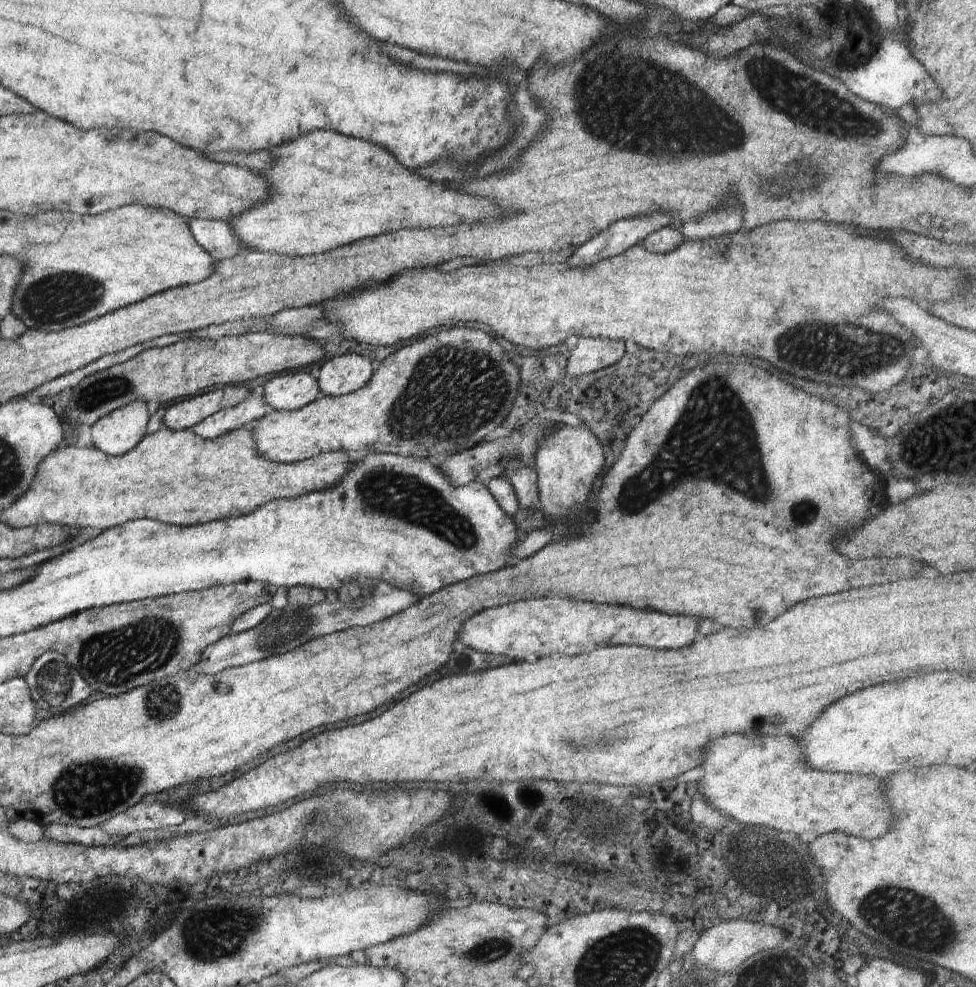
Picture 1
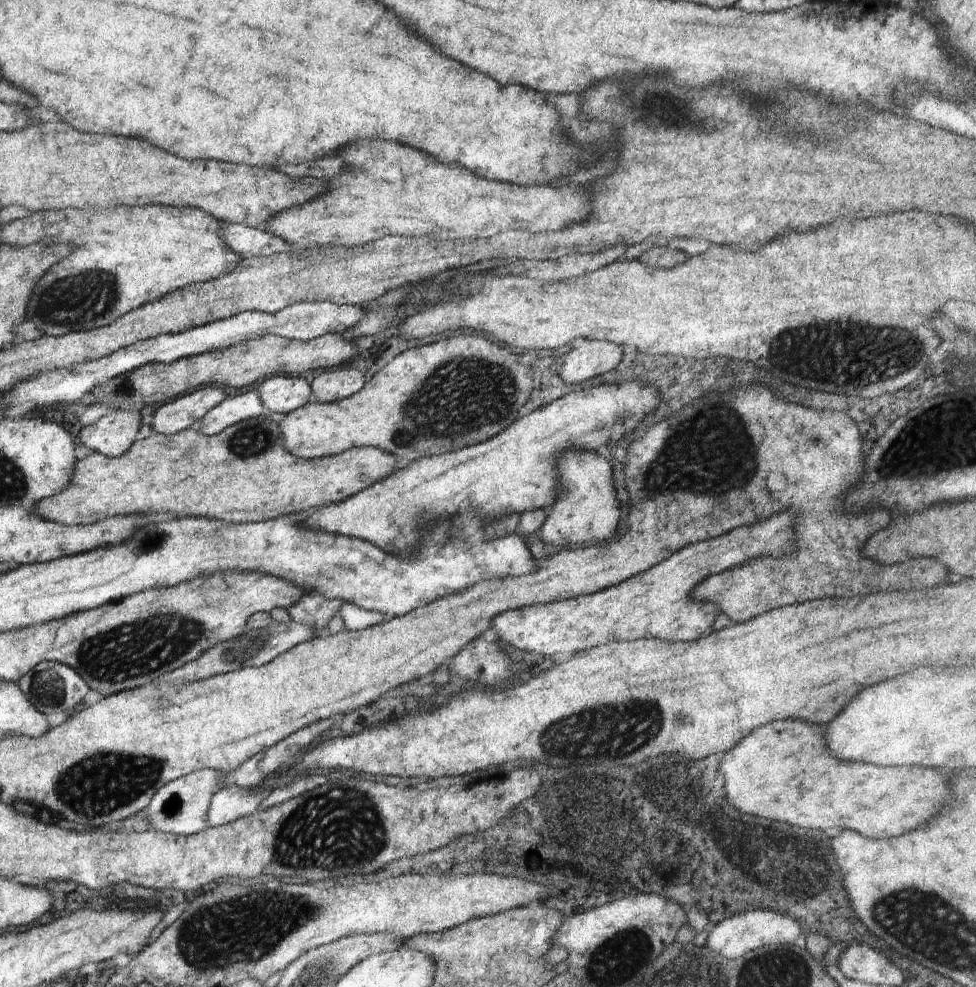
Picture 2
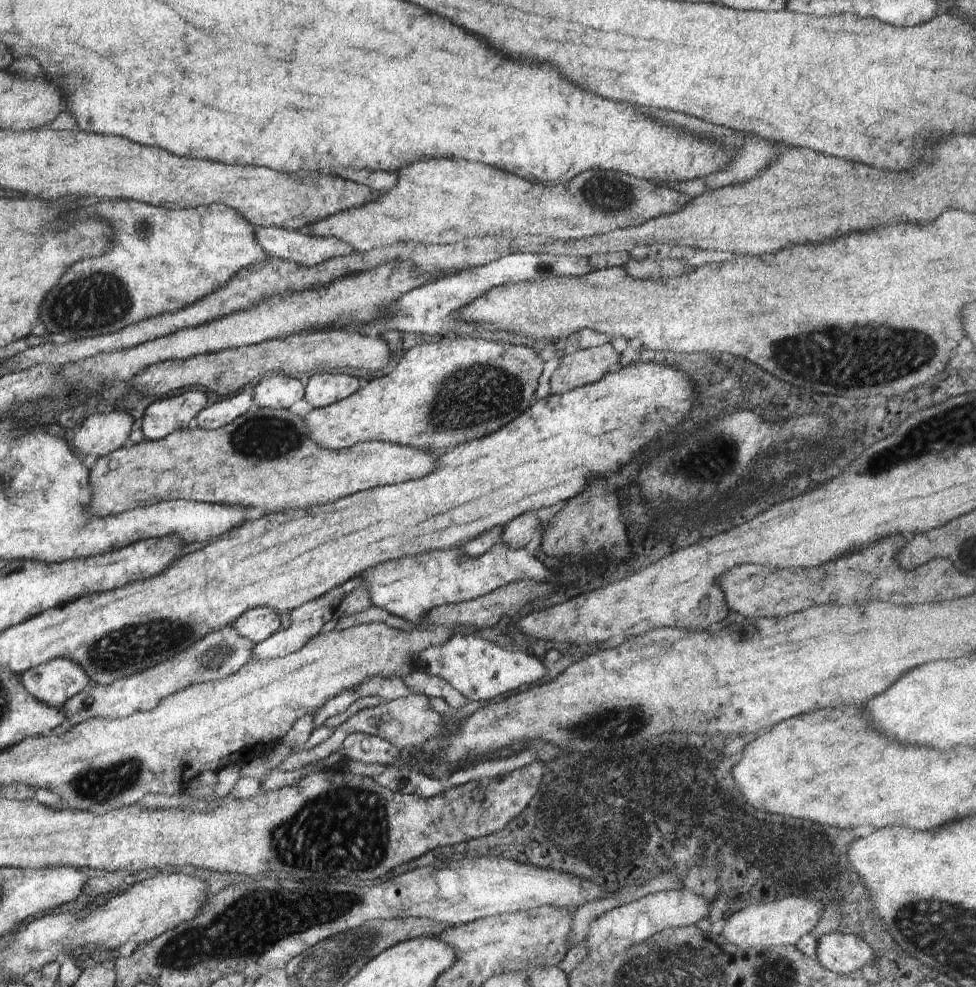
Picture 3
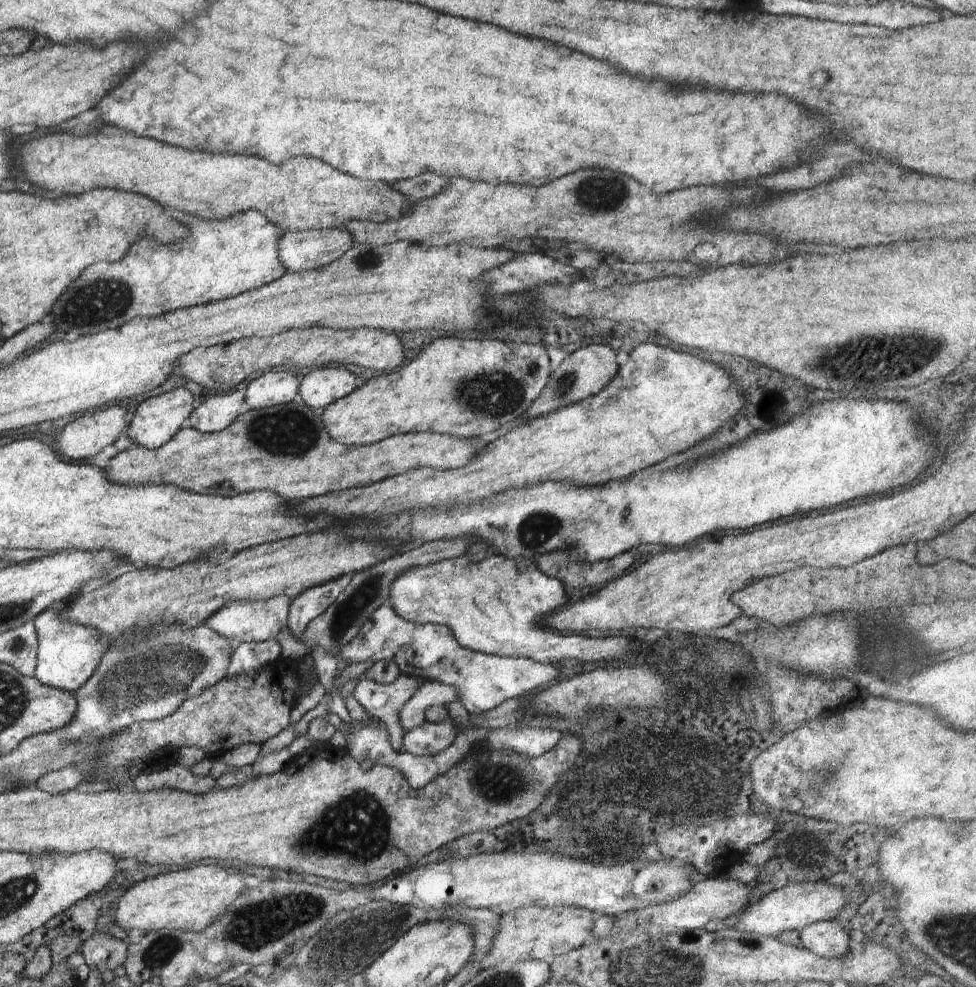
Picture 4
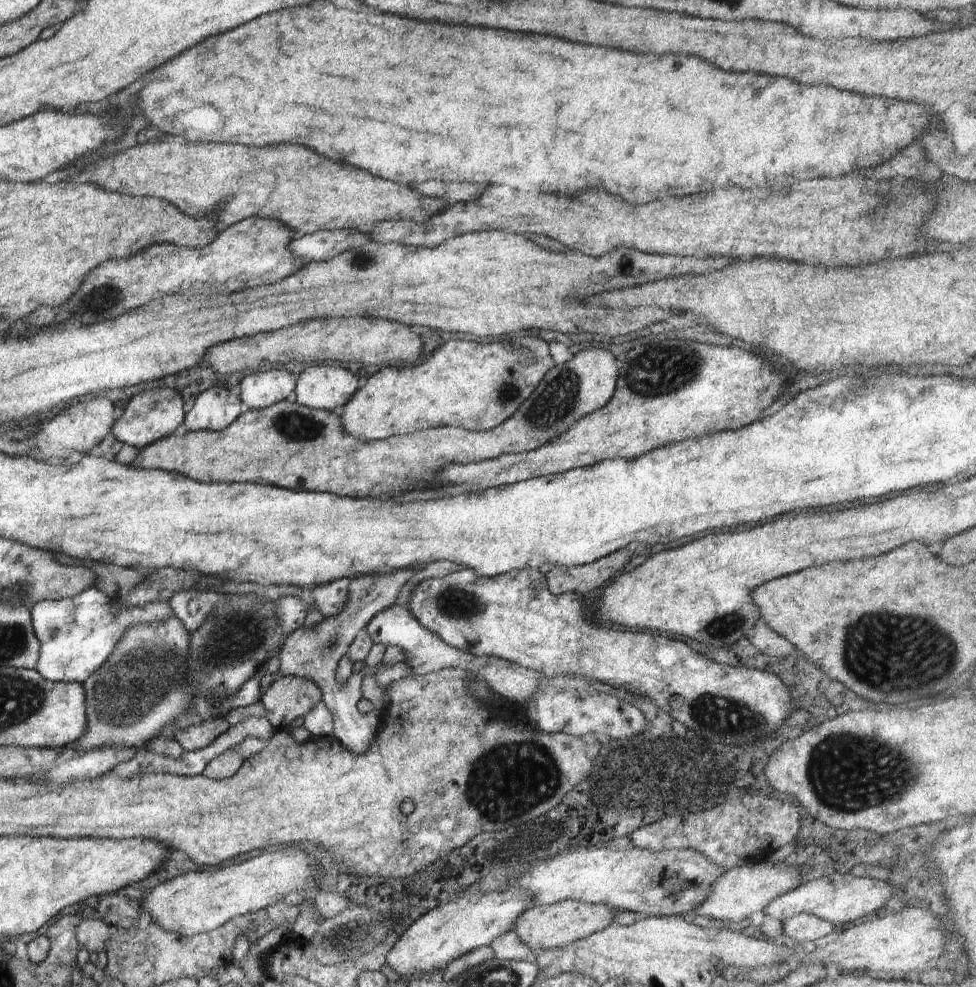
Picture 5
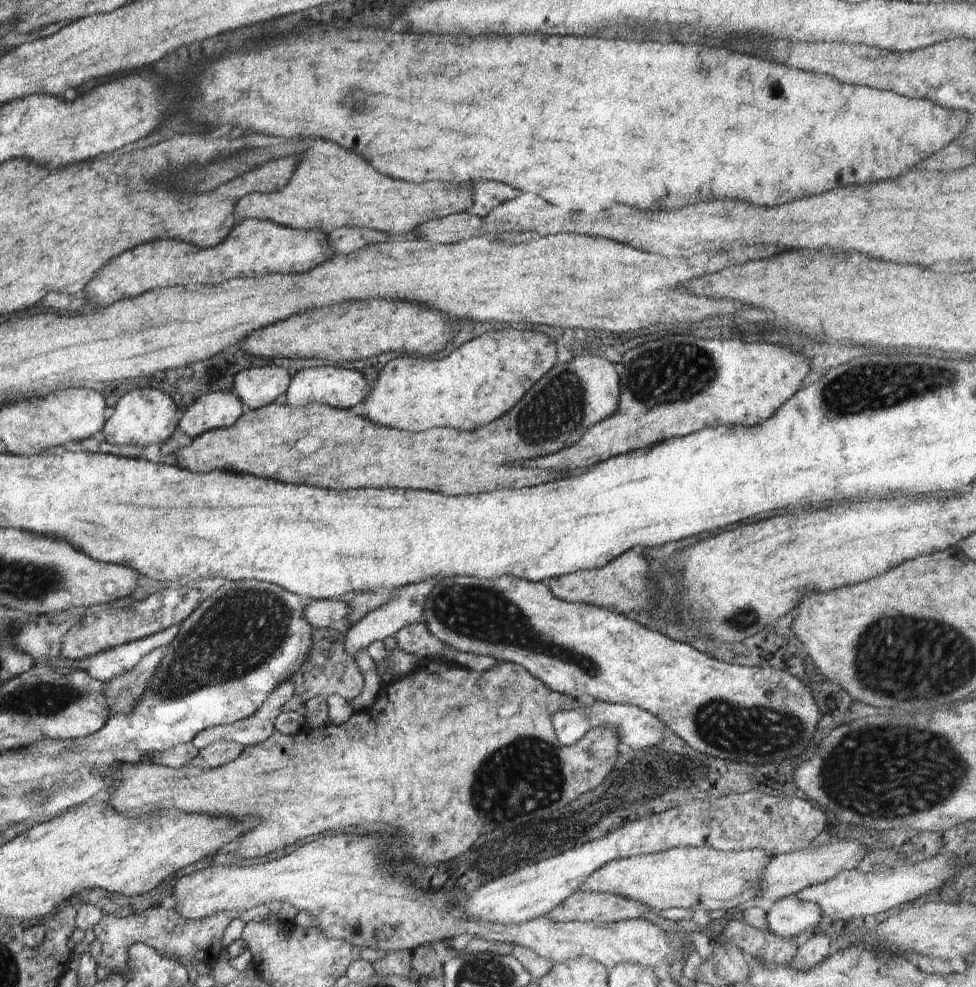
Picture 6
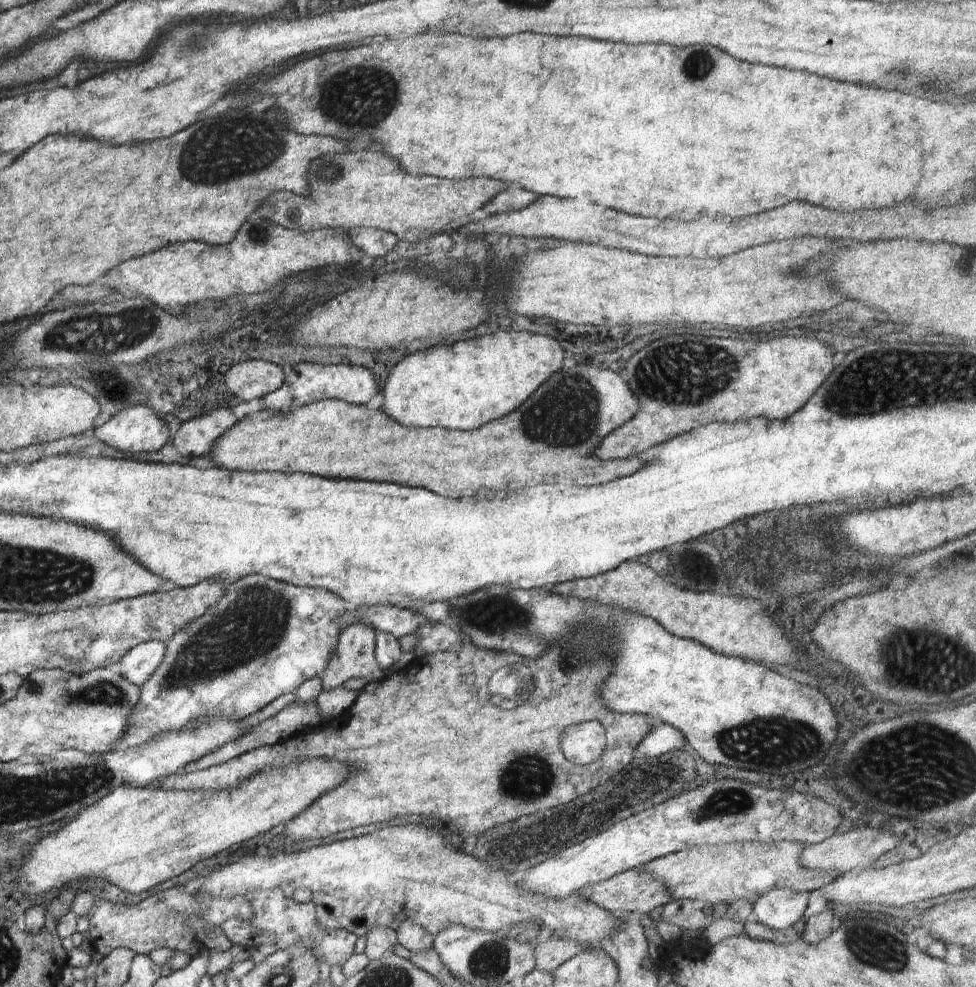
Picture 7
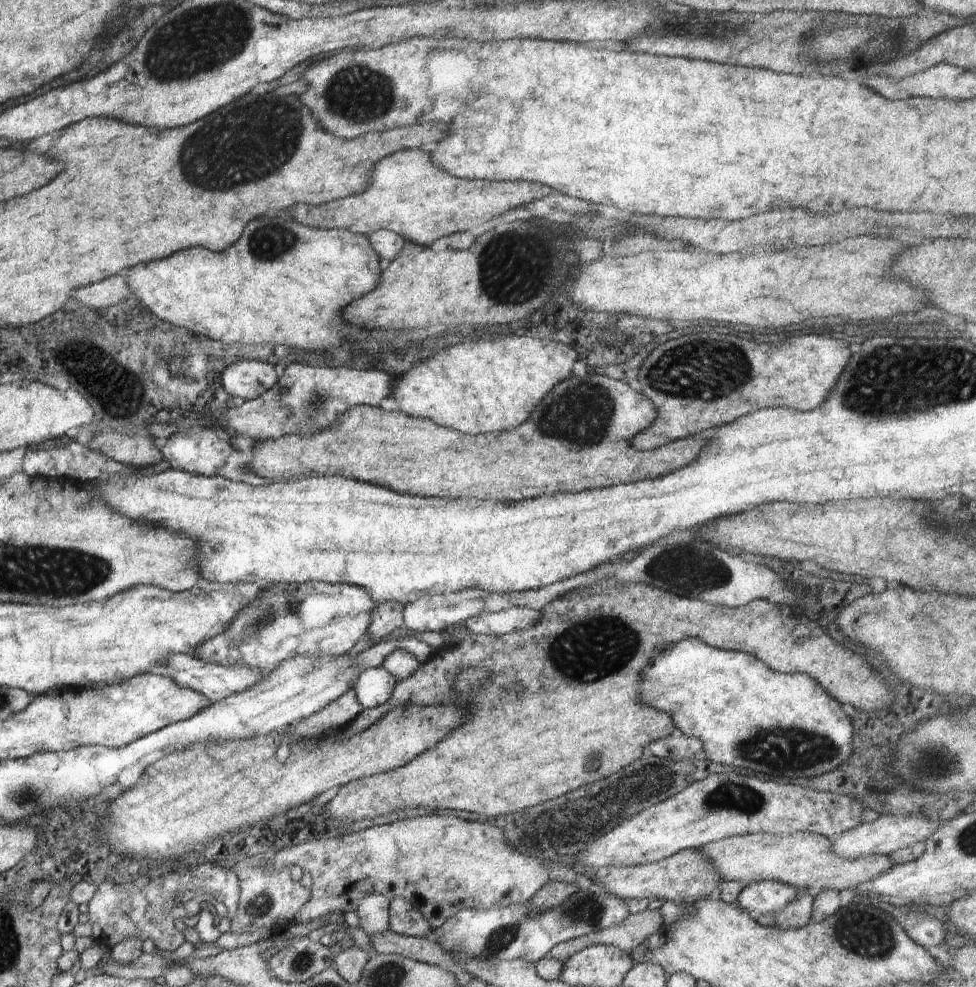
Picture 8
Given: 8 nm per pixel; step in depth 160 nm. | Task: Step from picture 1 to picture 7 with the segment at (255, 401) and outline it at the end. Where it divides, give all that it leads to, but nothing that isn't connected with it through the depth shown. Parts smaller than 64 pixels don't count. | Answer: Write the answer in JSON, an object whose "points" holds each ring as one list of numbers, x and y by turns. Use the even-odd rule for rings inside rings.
{"points":[[218,408,210,414,182,422,173,446,183,458,183,463,189,463,193,458,210,454,214,443,236,423,237,419,230,408]]}

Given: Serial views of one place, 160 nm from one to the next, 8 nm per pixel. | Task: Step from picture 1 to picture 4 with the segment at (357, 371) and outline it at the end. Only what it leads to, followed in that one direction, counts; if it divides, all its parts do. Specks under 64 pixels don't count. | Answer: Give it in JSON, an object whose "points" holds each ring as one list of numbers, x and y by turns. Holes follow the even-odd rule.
{"points":[[314,368,299,382,299,394,305,406,326,408,356,389,356,375,344,368]]}

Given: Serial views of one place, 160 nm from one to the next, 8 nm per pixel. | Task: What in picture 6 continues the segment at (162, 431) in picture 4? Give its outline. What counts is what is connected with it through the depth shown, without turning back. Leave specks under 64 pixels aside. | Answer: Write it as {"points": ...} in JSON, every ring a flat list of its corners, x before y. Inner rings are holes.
{"points":[[130,390,119,399,114,414,106,420,100,433,113,445,147,447,151,444,169,443,180,419,176,410,176,403,160,390]]}

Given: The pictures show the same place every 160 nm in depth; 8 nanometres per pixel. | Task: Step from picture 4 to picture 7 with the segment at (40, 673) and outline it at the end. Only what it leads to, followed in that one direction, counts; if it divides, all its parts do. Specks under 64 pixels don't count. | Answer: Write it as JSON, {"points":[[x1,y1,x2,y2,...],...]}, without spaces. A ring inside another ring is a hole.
{"points":[[148,641,130,649,118,664,113,665,124,678,141,687,162,664,166,645,160,641]]}

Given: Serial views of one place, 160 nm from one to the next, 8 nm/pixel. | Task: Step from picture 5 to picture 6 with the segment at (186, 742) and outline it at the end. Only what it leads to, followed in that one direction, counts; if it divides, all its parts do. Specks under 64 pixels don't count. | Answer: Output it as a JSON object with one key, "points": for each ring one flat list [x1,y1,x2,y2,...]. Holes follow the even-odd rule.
{"points":[[285,681,276,687,263,705,248,718,229,725,216,725,199,732,191,744,198,750,219,740,229,740,243,747,264,742,274,731,274,722,290,696,290,685]]}

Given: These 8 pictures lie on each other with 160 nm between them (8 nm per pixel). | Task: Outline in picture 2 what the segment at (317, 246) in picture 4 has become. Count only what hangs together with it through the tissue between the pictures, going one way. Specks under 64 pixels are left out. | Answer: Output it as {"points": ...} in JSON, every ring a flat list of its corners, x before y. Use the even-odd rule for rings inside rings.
{"points":[[224,223,220,228,224,244,234,250,240,258,272,256,280,252,294,251,282,238,268,234,266,230,256,230,236,223]]}

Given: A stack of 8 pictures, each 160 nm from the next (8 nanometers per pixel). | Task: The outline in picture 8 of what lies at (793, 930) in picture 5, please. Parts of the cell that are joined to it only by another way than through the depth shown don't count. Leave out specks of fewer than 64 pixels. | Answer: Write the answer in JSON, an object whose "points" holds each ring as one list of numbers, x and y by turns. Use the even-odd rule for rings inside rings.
{"points":[[758,881,747,884,737,901,747,912,773,913,791,903,797,895,792,885,778,881]]}

